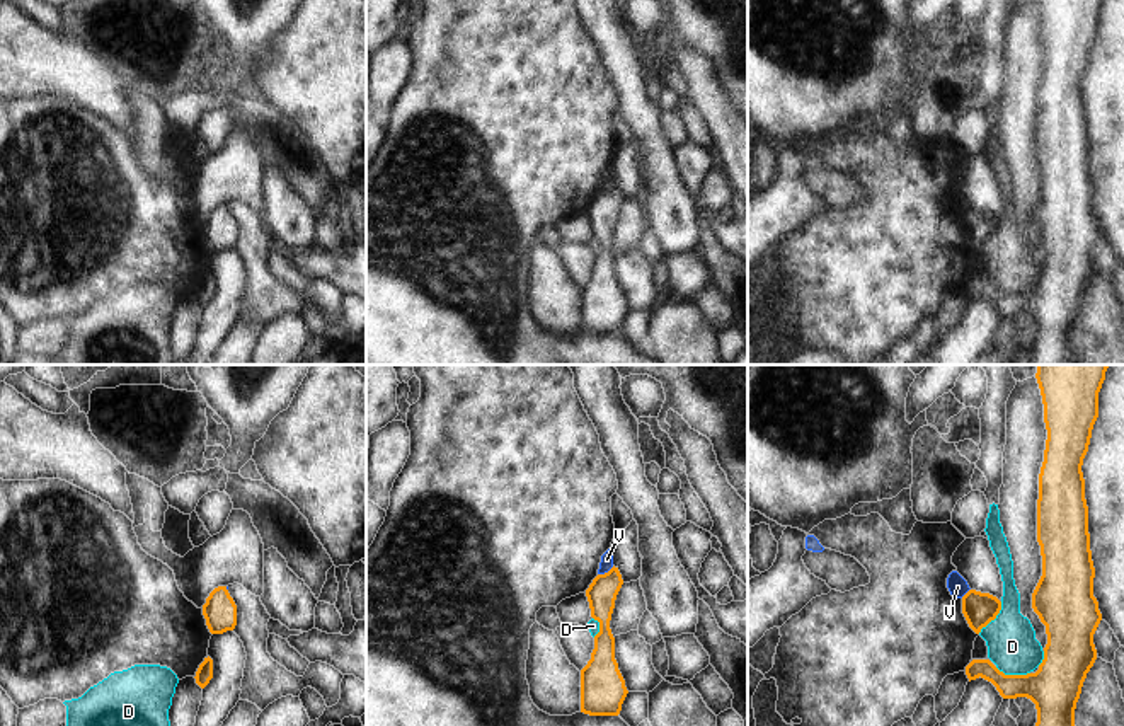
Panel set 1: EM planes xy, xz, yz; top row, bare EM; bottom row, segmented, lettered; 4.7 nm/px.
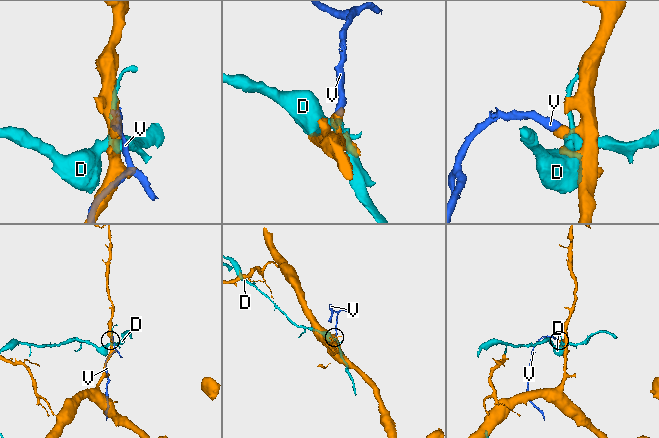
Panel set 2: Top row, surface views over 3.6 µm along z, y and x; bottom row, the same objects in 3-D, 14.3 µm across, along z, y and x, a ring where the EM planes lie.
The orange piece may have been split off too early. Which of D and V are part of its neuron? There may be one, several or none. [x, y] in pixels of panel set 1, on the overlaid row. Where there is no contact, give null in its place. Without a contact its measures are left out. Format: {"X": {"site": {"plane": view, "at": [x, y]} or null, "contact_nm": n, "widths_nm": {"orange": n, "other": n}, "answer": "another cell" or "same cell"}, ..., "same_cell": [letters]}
{"D": {"site": {"plane": "yz", "at": [993, 619]}, "contact_nm": 190, "widths_nm": {"orange": 160, "other": 240}, "answer": "another cell"}, "V": {"site": {"plane": "xz", "at": [605, 573]}, "contact_nm": 90, "widths_nm": {"orange": 140, "other": 60}, "answer": "another cell"}, "same_cell": []}

